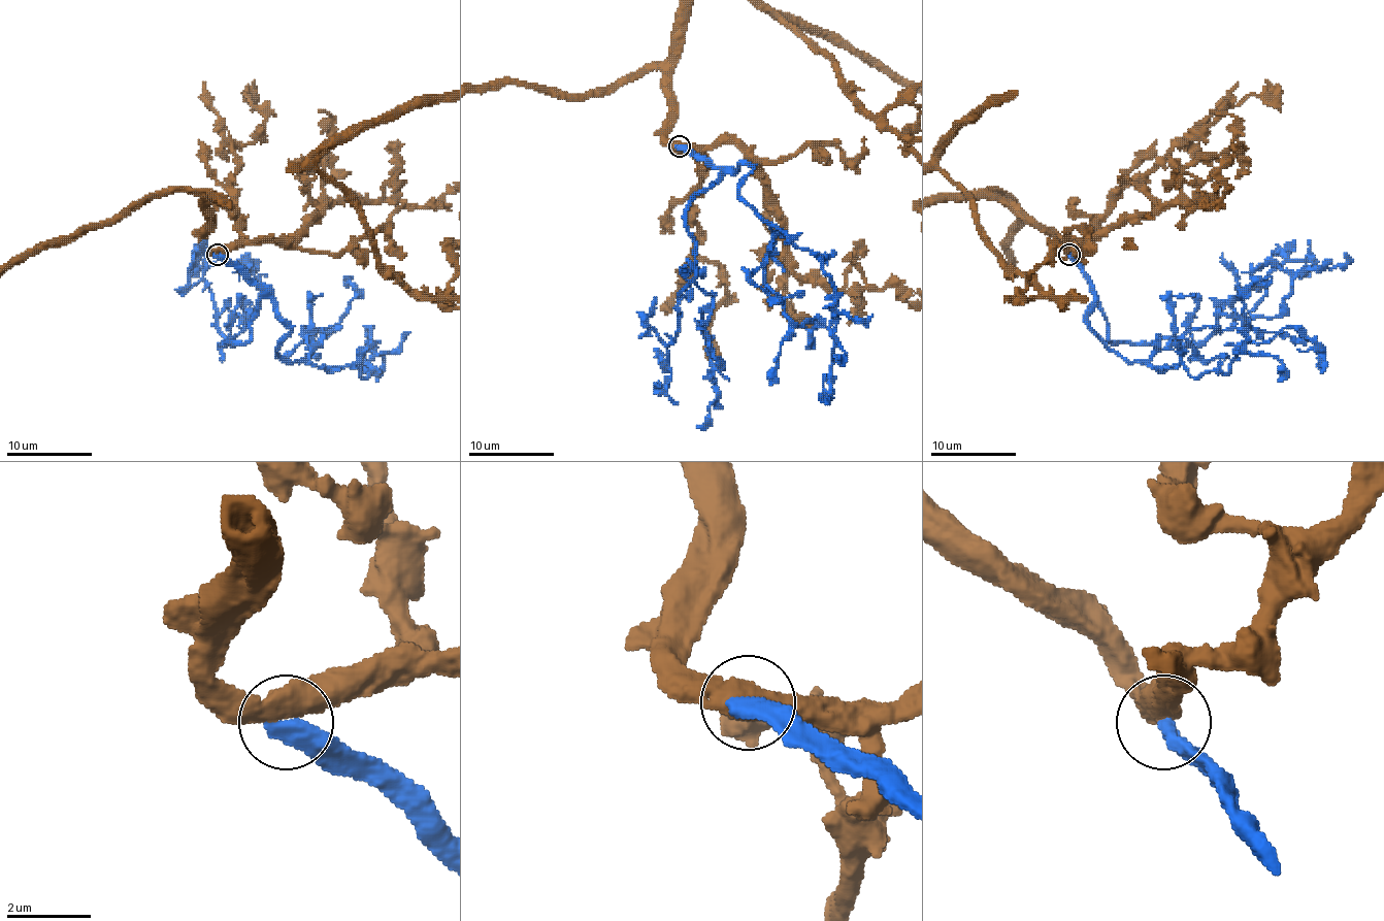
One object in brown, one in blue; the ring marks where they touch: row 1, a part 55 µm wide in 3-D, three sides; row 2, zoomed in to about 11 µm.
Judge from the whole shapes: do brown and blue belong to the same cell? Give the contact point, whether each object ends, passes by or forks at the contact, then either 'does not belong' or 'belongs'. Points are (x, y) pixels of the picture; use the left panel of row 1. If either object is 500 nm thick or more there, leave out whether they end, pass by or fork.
(217, 255) | does not belong

